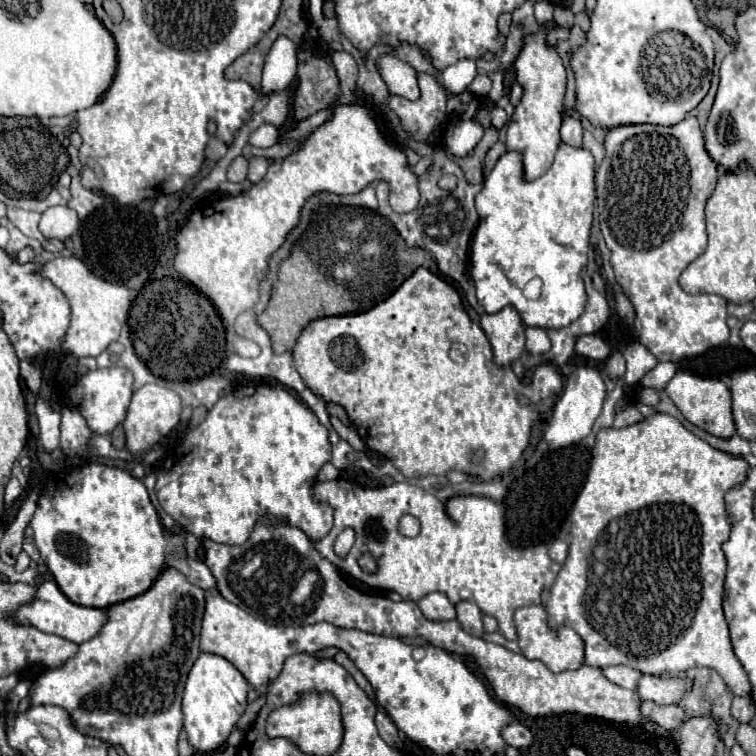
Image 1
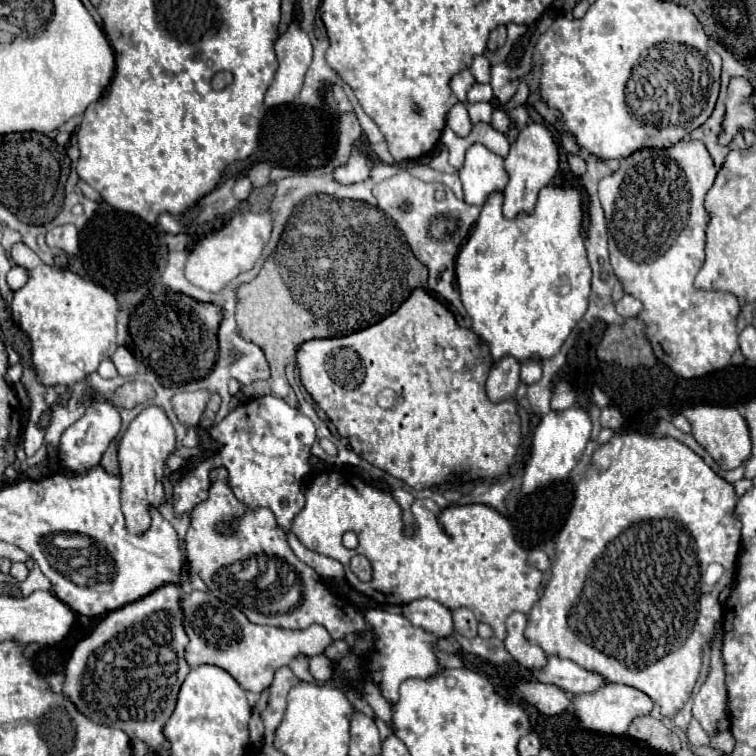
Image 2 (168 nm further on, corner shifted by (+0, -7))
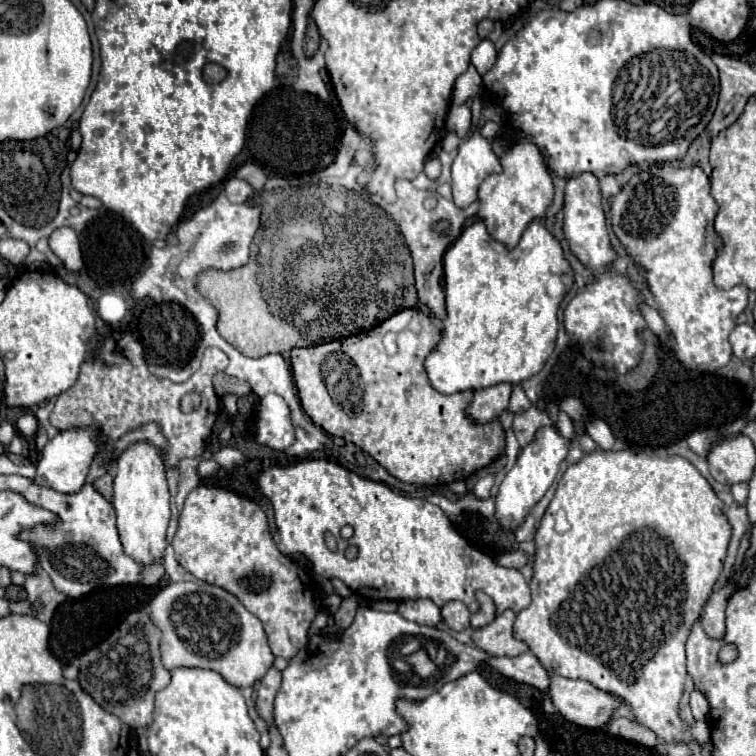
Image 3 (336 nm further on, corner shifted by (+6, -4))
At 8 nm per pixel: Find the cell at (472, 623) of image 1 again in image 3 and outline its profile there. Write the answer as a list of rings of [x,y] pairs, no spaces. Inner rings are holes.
[[[447,602],[443,608],[441,608],[441,616],[443,616],[443,622],[451,628],[451,630],[465,630],[469,628],[469,610],[463,602]]]

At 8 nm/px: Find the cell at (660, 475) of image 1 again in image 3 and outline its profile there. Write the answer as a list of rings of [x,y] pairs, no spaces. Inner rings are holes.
[[[595,450],[591,454],[585,454],[577,464],[569,466],[563,478],[557,484],[555,496],[549,502],[547,512],[541,518],[541,524],[535,534],[535,560],[533,560],[533,578],[529,582],[531,588],[531,604],[521,610],[515,618],[513,636],[529,646],[529,650],[539,658],[539,662],[559,676],[571,678],[571,680],[589,680],[599,690],[617,696],[623,704],[631,706],[635,722],[647,726],[651,732],[655,732],[657,740],[665,744],[689,744],[697,742],[707,744],[709,742],[709,724],[707,722],[693,722],[687,724],[679,718],[679,700],[683,696],[685,686],[685,640],[691,632],[691,626],[699,620],[701,610],[713,592],[715,582],[721,576],[725,556],[727,556],[727,544],[731,538],[731,526],[723,516],[721,510],[723,502],[715,496],[709,482],[699,474],[699,470],[681,456],[671,458],[653,458],[645,452],[633,452],[633,450],[619,450],[619,452],[603,452]]]

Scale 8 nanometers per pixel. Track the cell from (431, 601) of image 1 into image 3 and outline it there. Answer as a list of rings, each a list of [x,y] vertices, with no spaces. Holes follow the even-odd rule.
[[[407,600],[399,604],[401,616],[425,626],[437,626],[441,622],[441,610],[431,600]]]

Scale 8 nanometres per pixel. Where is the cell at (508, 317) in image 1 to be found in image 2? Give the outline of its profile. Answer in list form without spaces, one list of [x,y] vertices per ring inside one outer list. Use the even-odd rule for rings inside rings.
[[[509,355],[495,361],[487,379],[487,395],[491,401],[497,403],[515,395],[515,389],[519,385],[519,367],[519,359]]]

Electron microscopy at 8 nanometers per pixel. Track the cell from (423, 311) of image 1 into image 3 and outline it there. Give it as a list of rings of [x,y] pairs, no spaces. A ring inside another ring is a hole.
[[[401,310],[397,316],[391,316],[355,340],[335,340],[311,348],[295,348],[291,351],[292,377],[295,378],[305,412],[327,434],[353,442],[401,482],[441,486],[457,482],[459,478],[469,478],[503,452],[505,434],[499,422],[477,426],[465,416],[465,408],[469,406],[473,392],[461,392],[461,396],[441,396],[429,388],[423,360],[433,350],[433,344],[437,344],[437,336],[441,336],[441,330],[433,326],[429,316],[423,316],[417,310]]]

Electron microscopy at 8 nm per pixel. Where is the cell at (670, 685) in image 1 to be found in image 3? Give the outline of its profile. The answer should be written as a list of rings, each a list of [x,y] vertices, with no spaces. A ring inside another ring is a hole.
[[[549,672],[549,688],[541,692],[541,696],[549,698],[553,706],[563,714],[563,718],[585,728],[601,728],[609,720],[613,710],[621,706],[621,700],[617,700],[617,696],[609,696],[607,692],[601,692],[599,688],[595,688],[585,680],[569,680],[553,672]]]

